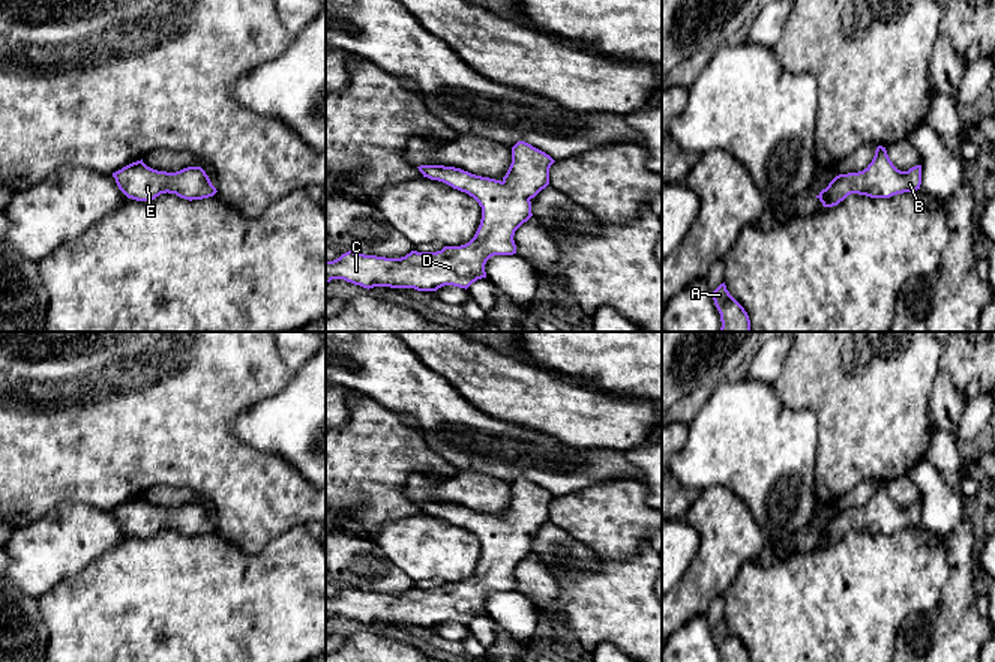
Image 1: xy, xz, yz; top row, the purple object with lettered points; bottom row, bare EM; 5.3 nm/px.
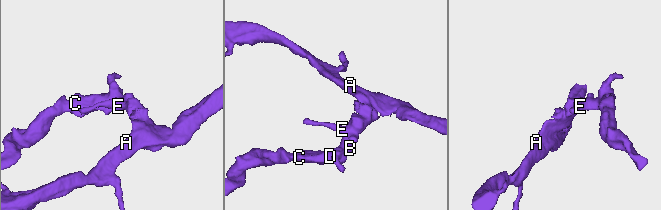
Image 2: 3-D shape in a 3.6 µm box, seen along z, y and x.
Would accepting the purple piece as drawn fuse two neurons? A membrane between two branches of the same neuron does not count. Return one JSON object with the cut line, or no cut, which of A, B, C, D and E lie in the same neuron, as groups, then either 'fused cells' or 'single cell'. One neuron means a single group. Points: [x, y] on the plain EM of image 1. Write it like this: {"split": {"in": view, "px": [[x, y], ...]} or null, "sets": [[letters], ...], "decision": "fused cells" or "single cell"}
{"split": null, "sets": [["A", "B", "C", "D", "E"]], "decision": "single cell"}

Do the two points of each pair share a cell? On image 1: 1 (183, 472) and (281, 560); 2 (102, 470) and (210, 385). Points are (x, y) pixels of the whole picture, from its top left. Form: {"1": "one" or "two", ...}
{"1": "two", "2": "one"}

